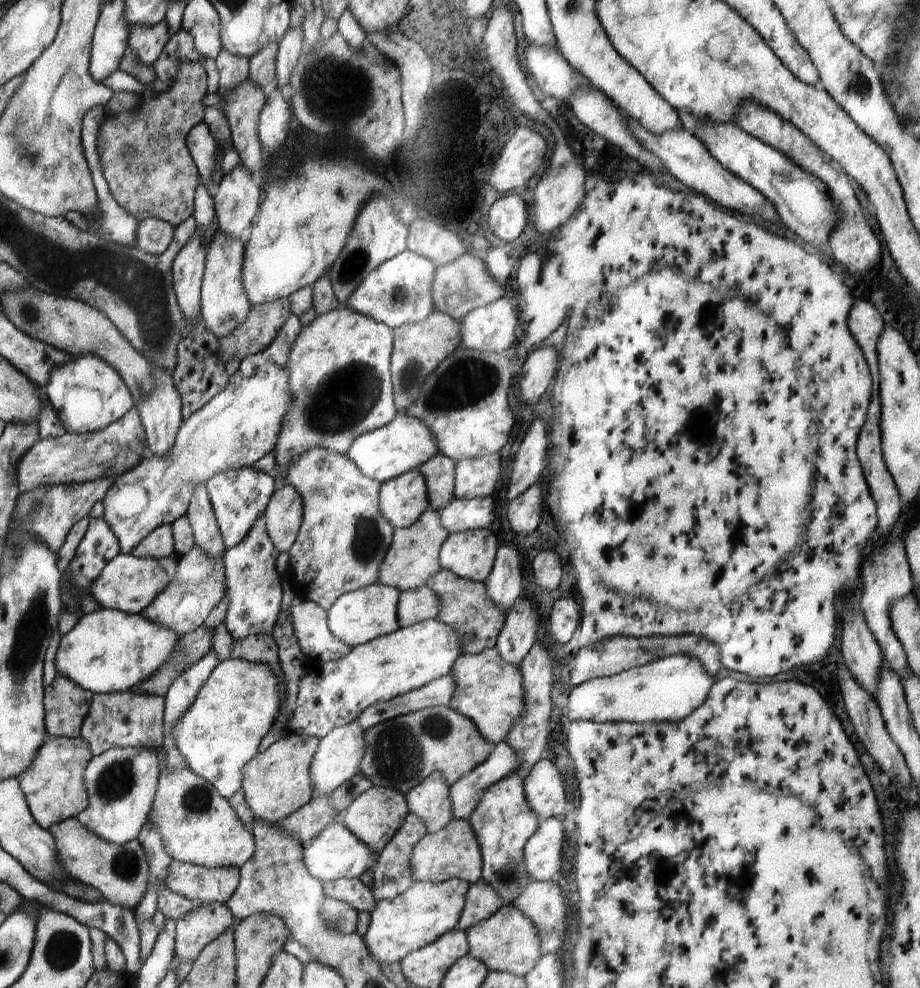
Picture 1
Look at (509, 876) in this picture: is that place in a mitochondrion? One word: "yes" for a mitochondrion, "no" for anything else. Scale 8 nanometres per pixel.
yes

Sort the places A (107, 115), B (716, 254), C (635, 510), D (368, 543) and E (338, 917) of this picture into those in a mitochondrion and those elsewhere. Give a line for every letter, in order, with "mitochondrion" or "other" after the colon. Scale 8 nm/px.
A: other
B: other
C: other
D: mitochondrion
E: mitochondrion

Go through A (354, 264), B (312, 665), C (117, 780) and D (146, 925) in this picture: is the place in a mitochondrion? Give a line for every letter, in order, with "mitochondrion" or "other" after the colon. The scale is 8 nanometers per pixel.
A: mitochondrion
B: other
C: mitochondrion
D: other

